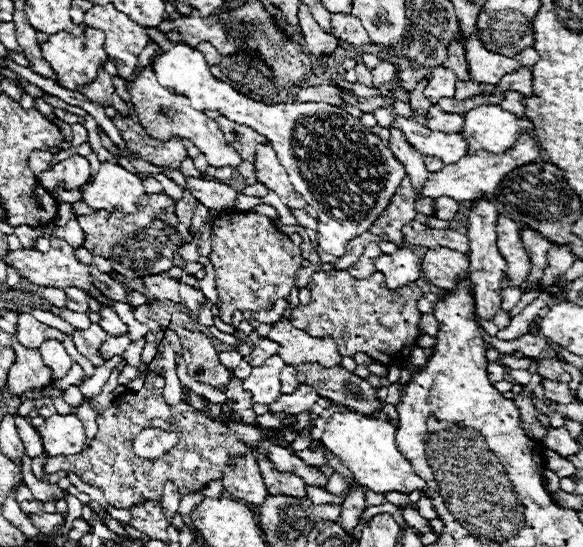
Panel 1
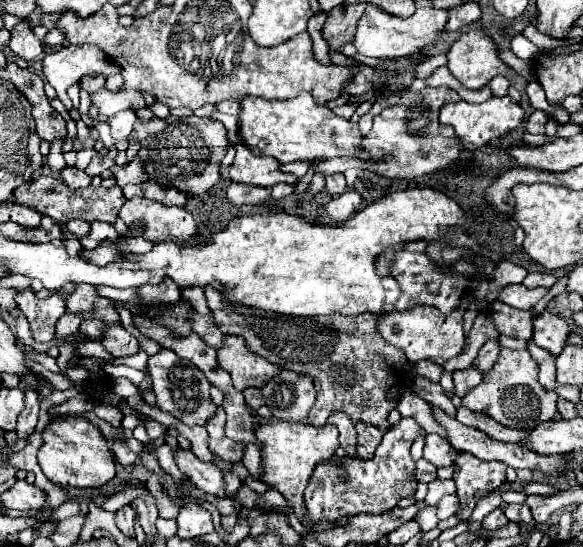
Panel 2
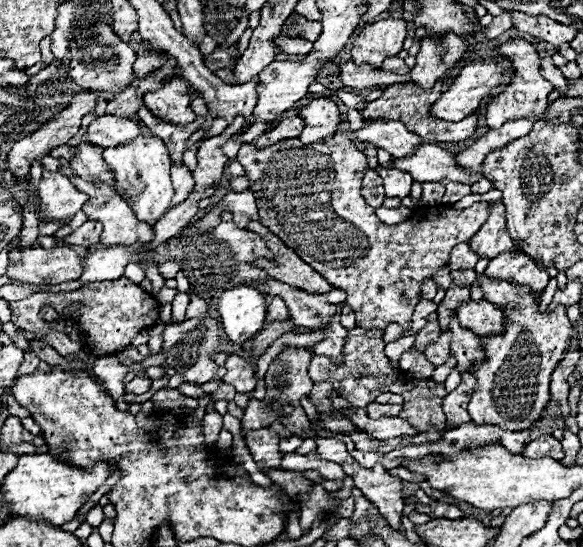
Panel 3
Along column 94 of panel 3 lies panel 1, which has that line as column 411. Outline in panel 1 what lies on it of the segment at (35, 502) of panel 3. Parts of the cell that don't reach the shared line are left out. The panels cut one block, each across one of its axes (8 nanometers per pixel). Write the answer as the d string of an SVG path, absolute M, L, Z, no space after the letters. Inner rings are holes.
M334 412L328 416L326 430L322 432L320 442L336 456L340 462L352 472L354 480L374 492L412 492L426 490L426 482L414 472L412 464L404 458L404 454L396 448L396 426L378 418L368 418L354 412Z

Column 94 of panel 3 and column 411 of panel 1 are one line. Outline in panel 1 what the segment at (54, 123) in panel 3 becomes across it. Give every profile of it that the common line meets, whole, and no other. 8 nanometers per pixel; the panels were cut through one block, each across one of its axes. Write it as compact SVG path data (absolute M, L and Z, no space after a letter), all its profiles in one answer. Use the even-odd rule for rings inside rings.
M424 78L424 80L420 80L420 84L416 84L416 88L410 92L410 106L412 106L414 110L418 110L420 114L426 114L428 108L432 106L432 102L424 96L426 84L428 84L428 80Z

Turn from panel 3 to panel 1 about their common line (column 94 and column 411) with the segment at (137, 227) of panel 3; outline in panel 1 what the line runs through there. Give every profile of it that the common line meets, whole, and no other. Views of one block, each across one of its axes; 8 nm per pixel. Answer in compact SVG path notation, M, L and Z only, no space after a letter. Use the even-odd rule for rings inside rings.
M406 176L402 180L402 188L400 192L396 192L396 200L392 200L390 208L384 210L384 216L380 216L374 226L382 230L384 240L390 240L398 246L404 246L404 236L402 236L402 226L408 224L410 220L414 220L416 210L414 210L414 198L416 198L416 190L410 182L410 178Z

